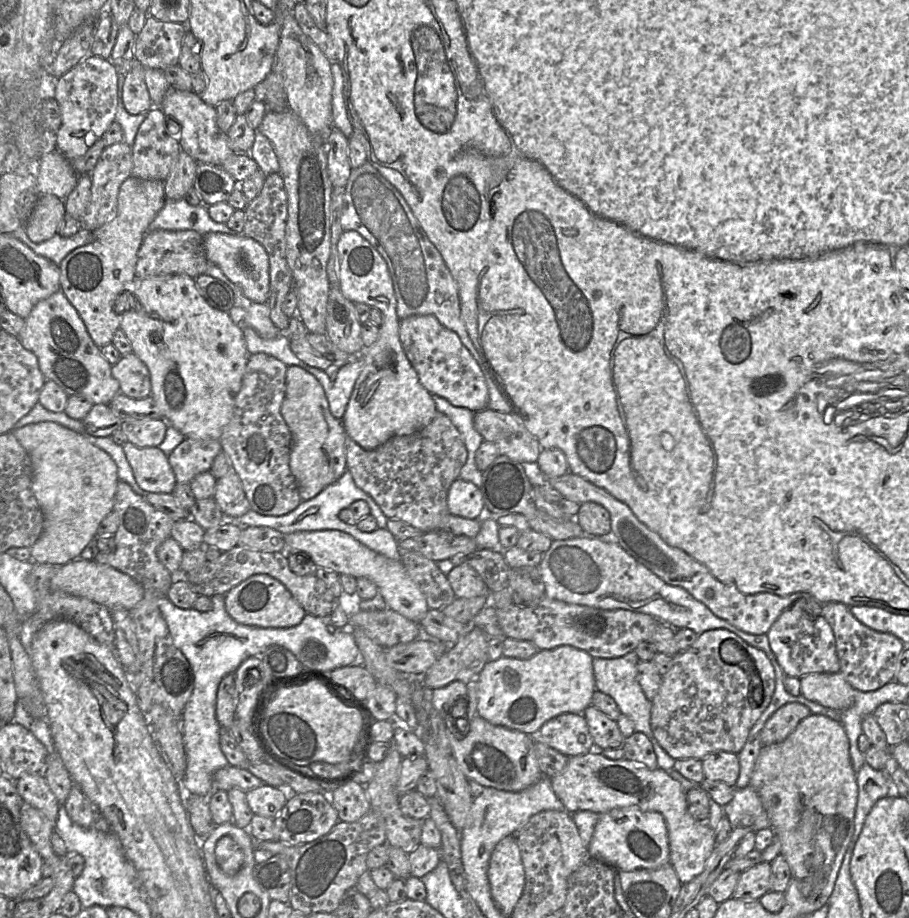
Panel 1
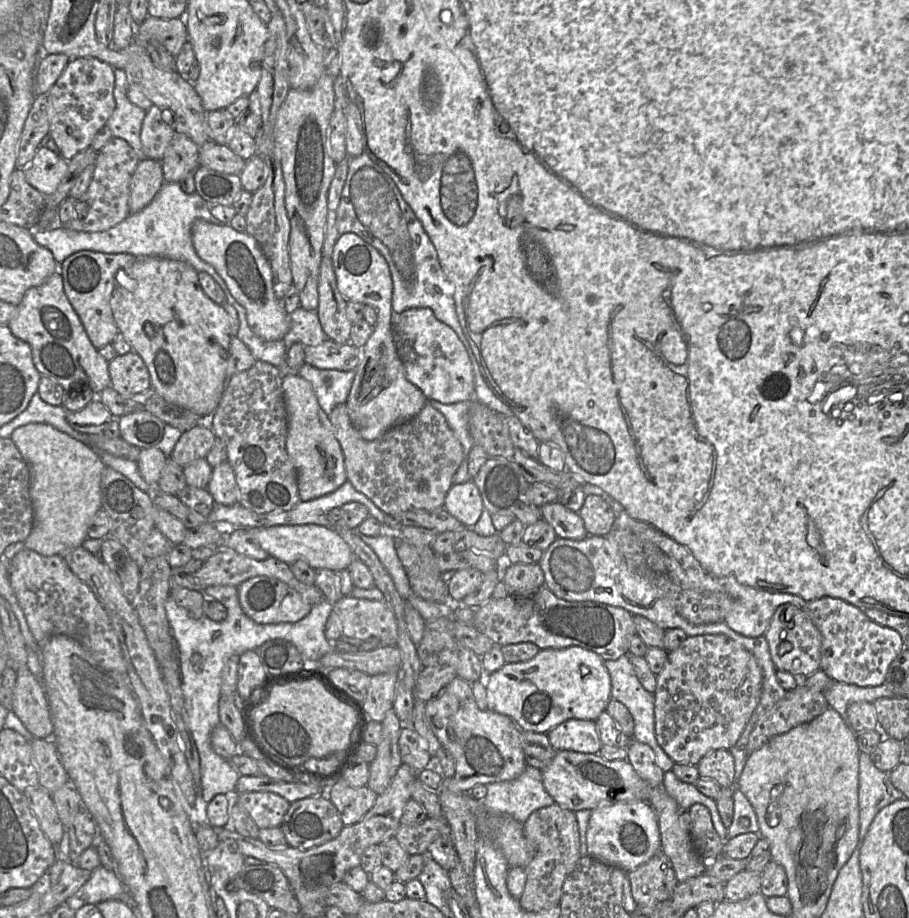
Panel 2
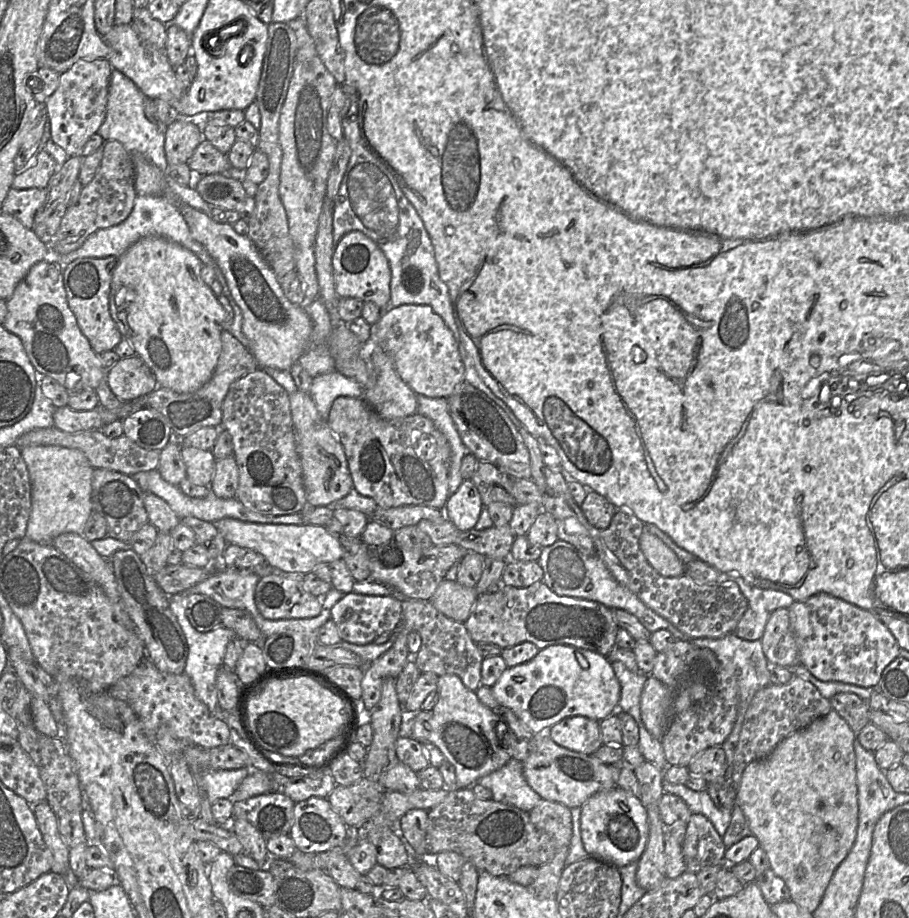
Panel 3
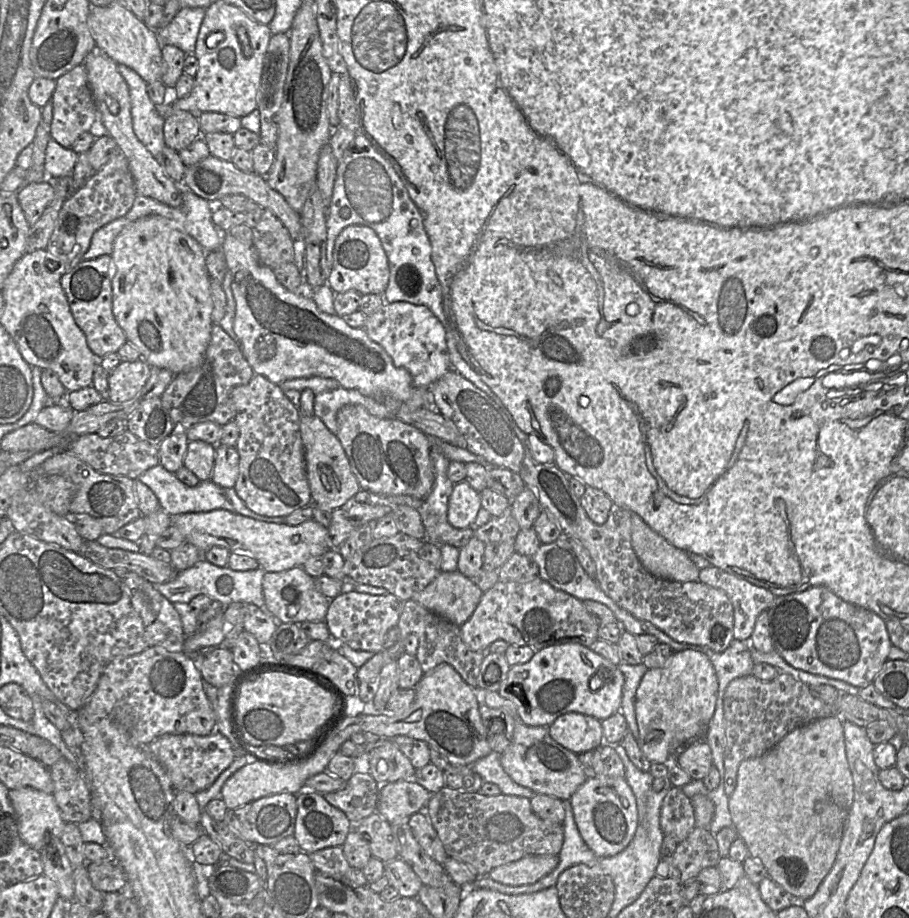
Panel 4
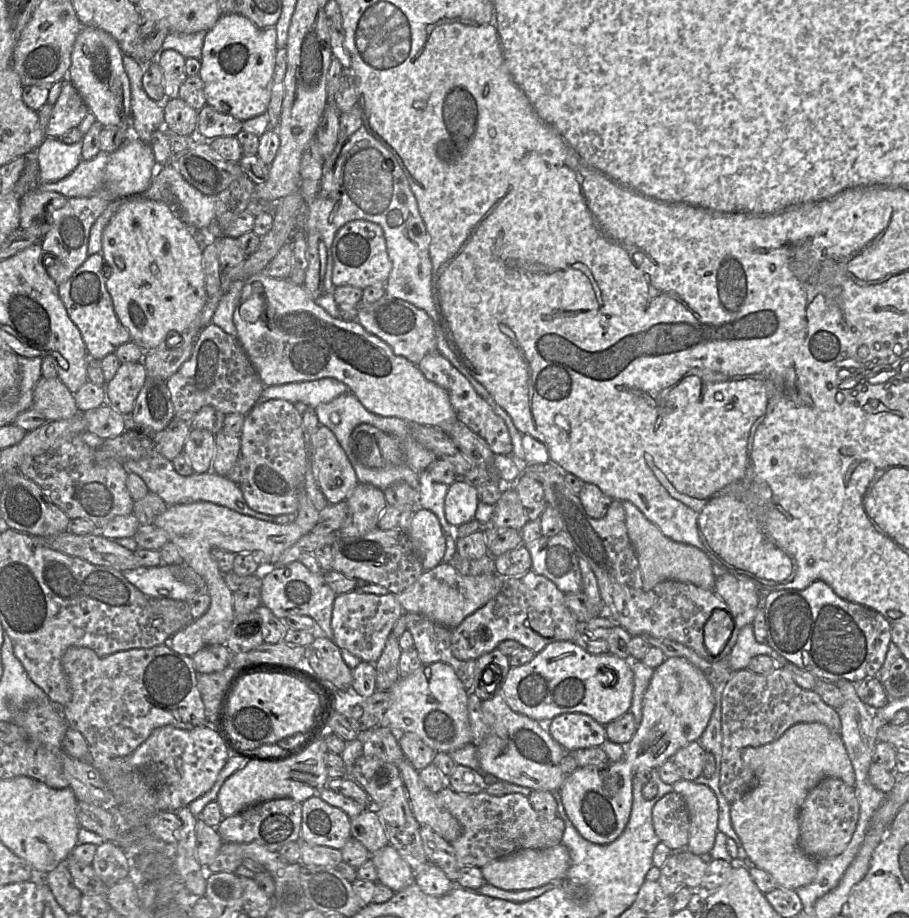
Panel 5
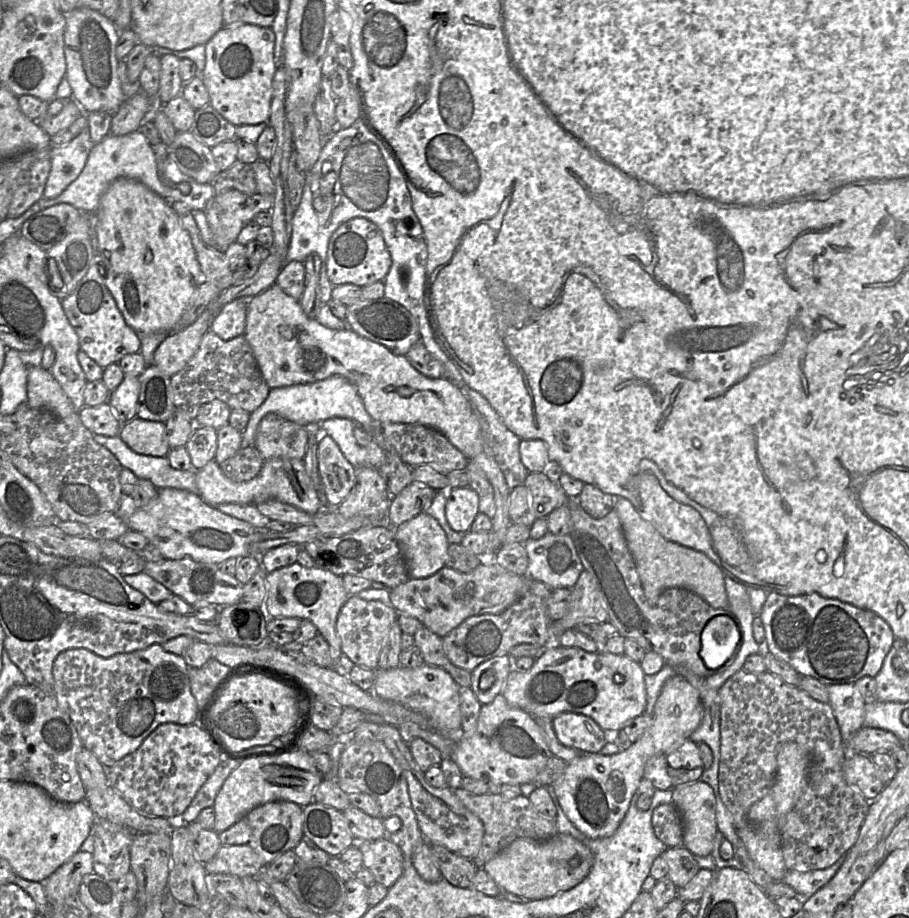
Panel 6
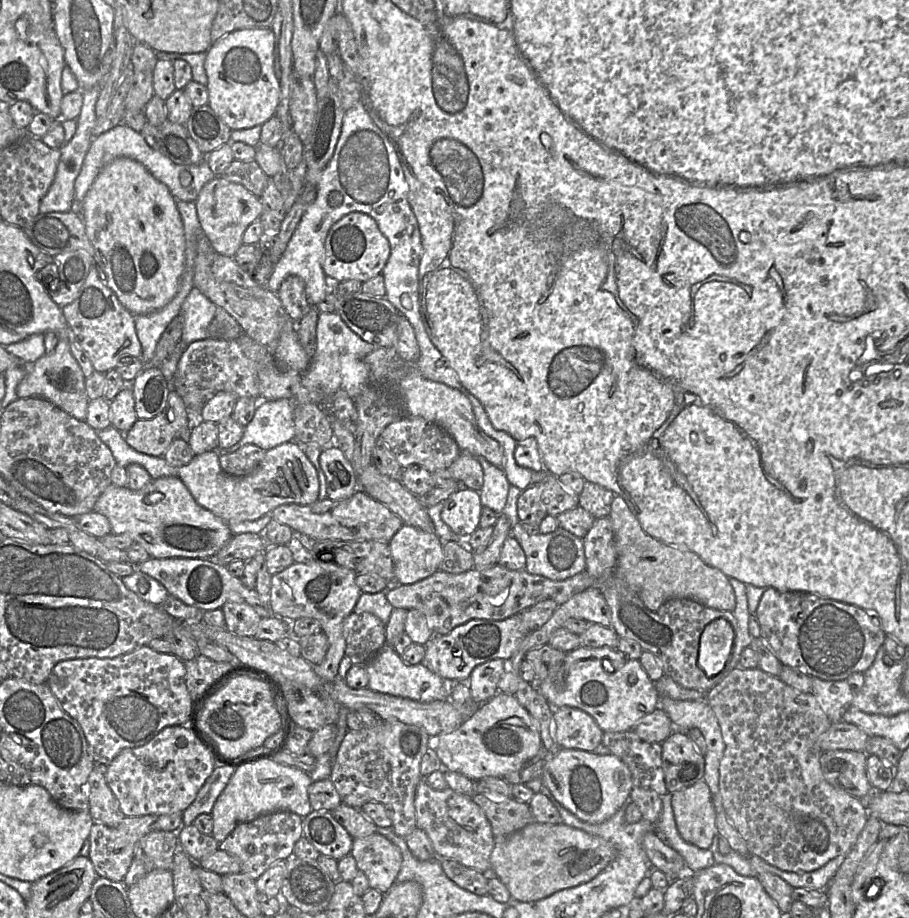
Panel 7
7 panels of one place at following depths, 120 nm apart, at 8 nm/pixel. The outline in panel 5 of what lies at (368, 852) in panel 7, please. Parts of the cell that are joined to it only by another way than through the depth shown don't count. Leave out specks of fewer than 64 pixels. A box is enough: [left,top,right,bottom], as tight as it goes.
[372,845,415,892]

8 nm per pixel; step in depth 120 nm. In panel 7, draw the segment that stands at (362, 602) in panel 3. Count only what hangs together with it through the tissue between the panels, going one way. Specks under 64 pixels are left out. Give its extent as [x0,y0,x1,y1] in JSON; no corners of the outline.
[343,613,386,665]

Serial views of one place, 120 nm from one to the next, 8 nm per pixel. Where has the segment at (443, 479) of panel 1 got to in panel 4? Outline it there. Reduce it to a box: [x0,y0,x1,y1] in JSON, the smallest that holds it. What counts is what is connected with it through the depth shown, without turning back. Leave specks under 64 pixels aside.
[337,405,435,500]

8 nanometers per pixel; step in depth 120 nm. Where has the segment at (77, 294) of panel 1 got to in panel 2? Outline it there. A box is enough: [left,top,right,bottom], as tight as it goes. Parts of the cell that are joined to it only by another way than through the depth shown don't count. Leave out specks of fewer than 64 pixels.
[60,159,163,349]

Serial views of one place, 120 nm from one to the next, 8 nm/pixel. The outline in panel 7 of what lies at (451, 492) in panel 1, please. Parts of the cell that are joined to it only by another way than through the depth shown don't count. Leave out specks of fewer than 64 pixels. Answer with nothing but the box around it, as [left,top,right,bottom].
[443,486,482,539]

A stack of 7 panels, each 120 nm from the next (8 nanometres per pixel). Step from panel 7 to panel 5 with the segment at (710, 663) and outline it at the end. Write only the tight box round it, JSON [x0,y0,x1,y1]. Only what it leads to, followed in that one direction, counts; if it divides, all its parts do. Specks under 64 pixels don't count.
[704,610,734,656]

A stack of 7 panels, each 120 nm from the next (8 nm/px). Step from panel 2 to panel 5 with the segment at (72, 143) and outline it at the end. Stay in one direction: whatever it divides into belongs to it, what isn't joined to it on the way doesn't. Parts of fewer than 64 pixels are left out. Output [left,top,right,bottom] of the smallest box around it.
[46,78,89,139]

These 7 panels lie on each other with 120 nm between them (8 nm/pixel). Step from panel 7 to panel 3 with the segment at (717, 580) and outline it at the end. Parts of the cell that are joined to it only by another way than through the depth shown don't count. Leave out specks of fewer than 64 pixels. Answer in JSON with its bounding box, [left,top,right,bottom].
[639,529,685,577]

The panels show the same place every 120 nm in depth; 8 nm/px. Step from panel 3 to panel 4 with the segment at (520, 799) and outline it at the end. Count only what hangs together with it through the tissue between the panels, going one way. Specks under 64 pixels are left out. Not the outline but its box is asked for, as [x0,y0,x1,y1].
[469,751,535,799]

